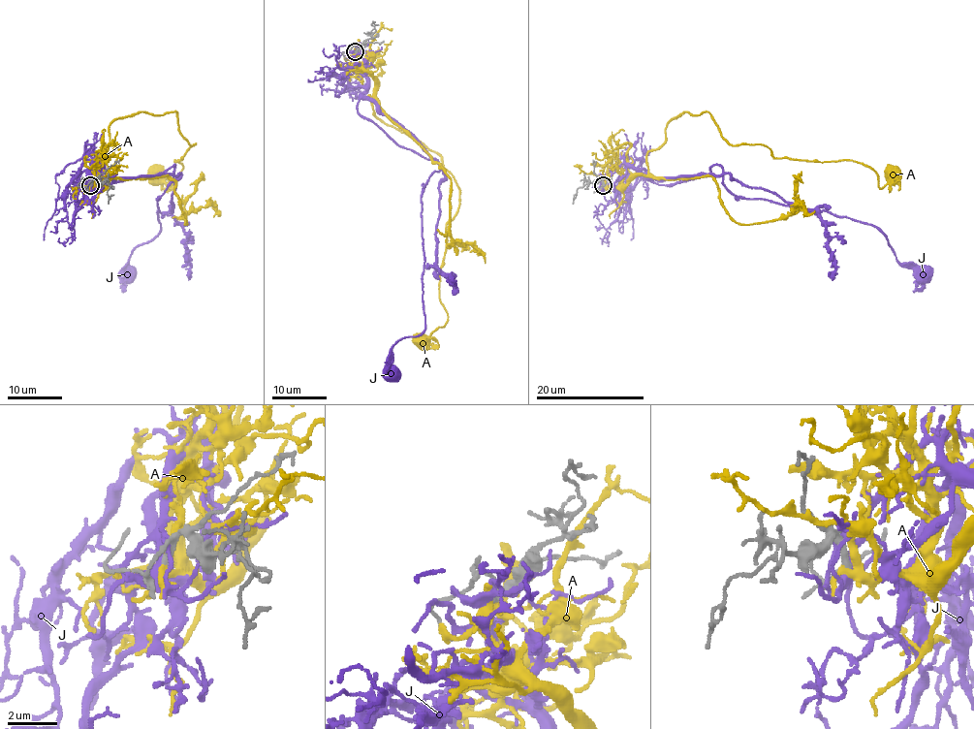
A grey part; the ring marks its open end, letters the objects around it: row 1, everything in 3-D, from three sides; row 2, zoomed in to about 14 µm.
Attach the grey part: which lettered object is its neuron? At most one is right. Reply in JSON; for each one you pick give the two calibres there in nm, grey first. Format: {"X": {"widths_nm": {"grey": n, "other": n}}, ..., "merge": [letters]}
{"A": {"widths_nm": {"grey": 240, "other": 320}}, "merge": ["A"]}

